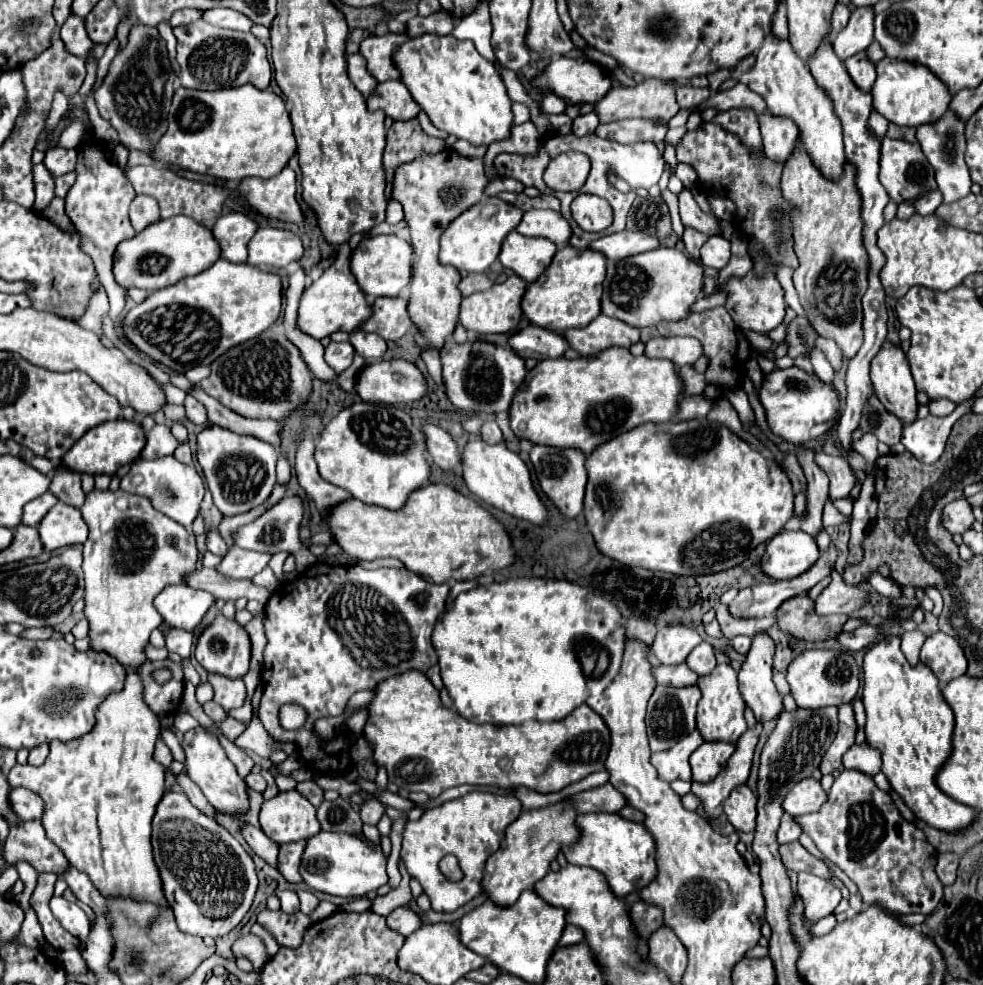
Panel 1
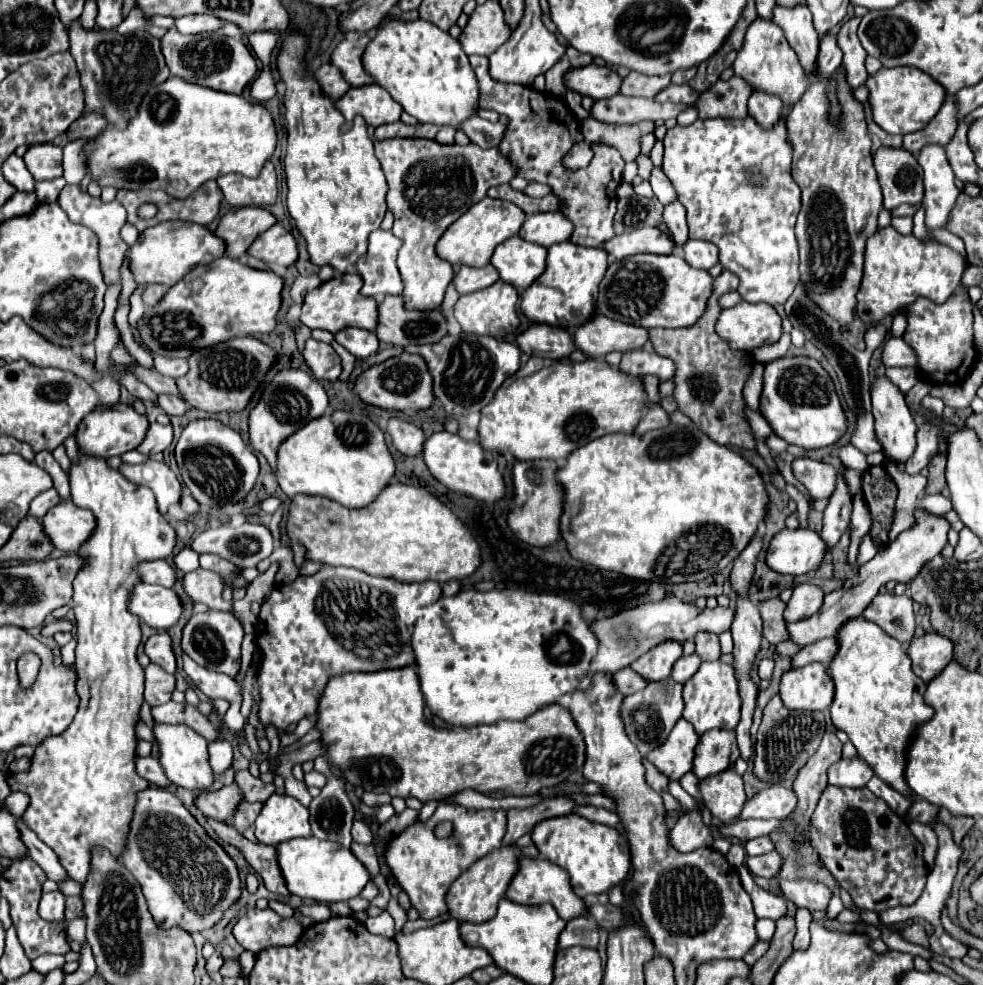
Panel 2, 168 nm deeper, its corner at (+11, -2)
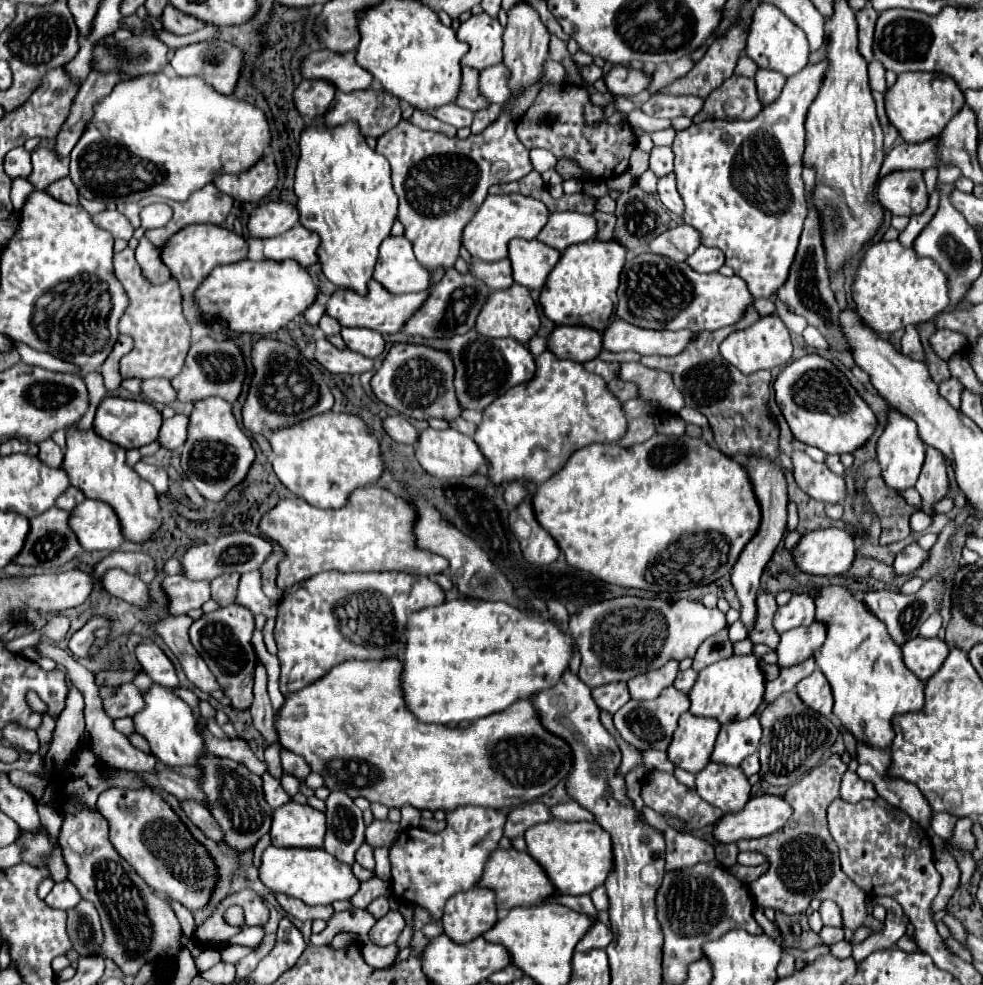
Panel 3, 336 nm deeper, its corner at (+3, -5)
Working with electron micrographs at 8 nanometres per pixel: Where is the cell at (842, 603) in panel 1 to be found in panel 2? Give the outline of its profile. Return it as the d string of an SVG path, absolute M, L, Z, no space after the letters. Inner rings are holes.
M799 584L793 588L793 596L785 608L785 620L797 622L813 616L823 604L823 590L813 584Z

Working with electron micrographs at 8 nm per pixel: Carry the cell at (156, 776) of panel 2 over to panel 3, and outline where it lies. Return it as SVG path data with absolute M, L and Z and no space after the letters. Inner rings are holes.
M39 641L35 647L39 649L39 653L41 653L43 657L49 657L49 659L57 661L59 667L63 665L65 671L67 671L67 675L71 677L73 685L77 685L77 687L83 691L83 695L85 695L85 739L87 739L87 743L91 745L91 749L95 751L95 755L99 755L101 763L107 765L107 767L127 769L127 771L135 771L135 773L151 773L151 771L155 771L155 761L157 761L155 755L143 753L141 749L133 747L131 741L129 741L123 733L119 733L119 731L113 727L113 719L103 711L103 703L101 703L99 695L97 695L97 685L95 685L95 681L93 681L93 679L95 679L93 673L87 671L85 667L81 667L81 665L79 665L73 657L69 657L63 649L59 649L59 647L51 645L51 643Z

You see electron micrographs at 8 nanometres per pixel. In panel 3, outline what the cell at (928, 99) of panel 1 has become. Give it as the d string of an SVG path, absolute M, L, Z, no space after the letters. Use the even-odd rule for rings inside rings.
M903 73L885 93L887 117L907 143L921 143L939 135L963 103L965 97L957 83L941 73Z

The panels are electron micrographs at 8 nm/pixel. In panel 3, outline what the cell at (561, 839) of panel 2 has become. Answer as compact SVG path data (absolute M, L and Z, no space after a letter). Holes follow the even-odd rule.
M553 819L527 829L525 835L529 855L547 871L551 883L563 895L587 895L593 889L605 885L611 875L613 863L613 841L611 835L599 825L589 821L561 821Z

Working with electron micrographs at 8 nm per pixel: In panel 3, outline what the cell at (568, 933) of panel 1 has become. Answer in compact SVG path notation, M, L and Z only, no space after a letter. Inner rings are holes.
M595 921L593 927L583 935L583 939L577 943L575 951L591 951L591 949L605 949L607 943L611 943L613 933L603 925L601 921Z

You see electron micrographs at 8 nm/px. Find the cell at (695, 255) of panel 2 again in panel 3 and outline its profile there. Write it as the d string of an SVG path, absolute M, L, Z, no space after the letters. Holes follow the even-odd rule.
M699 247L689 259L687 263L693 267L693 271L697 273L713 273L719 271L719 267L725 263L725 257L721 253L721 249L713 249L713 247Z

